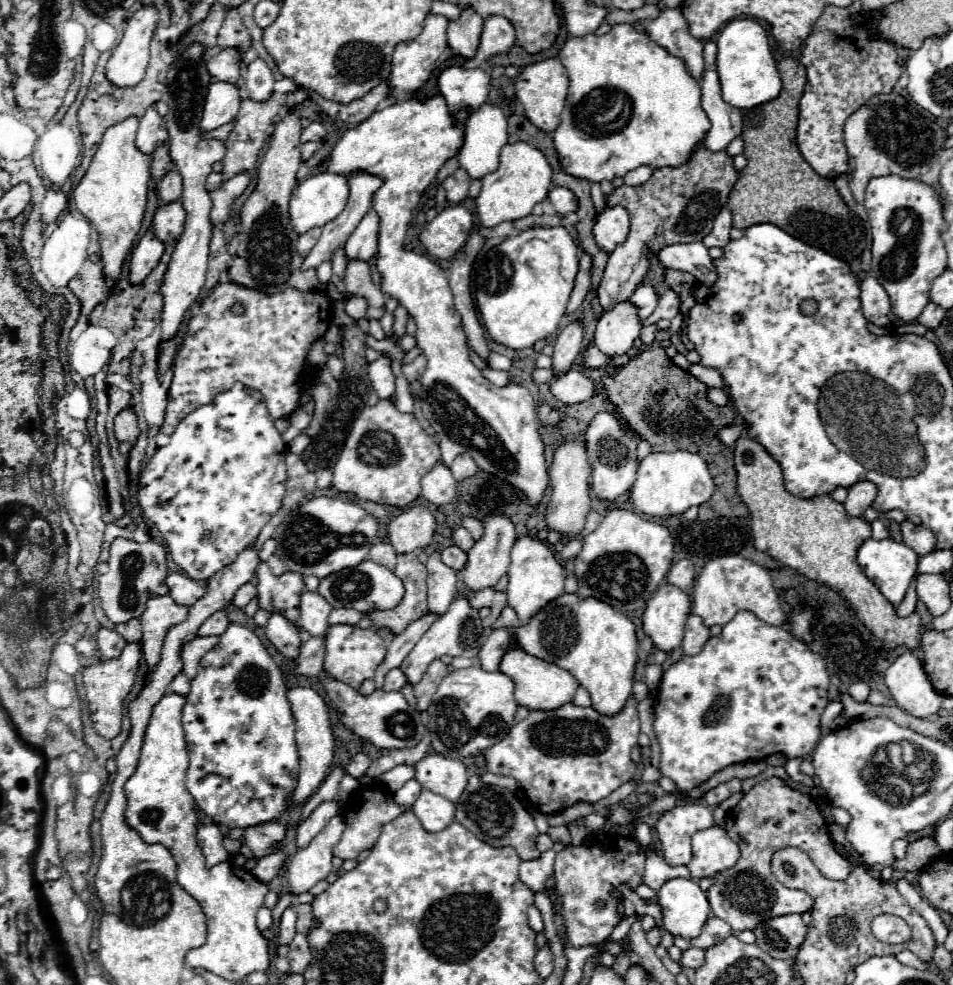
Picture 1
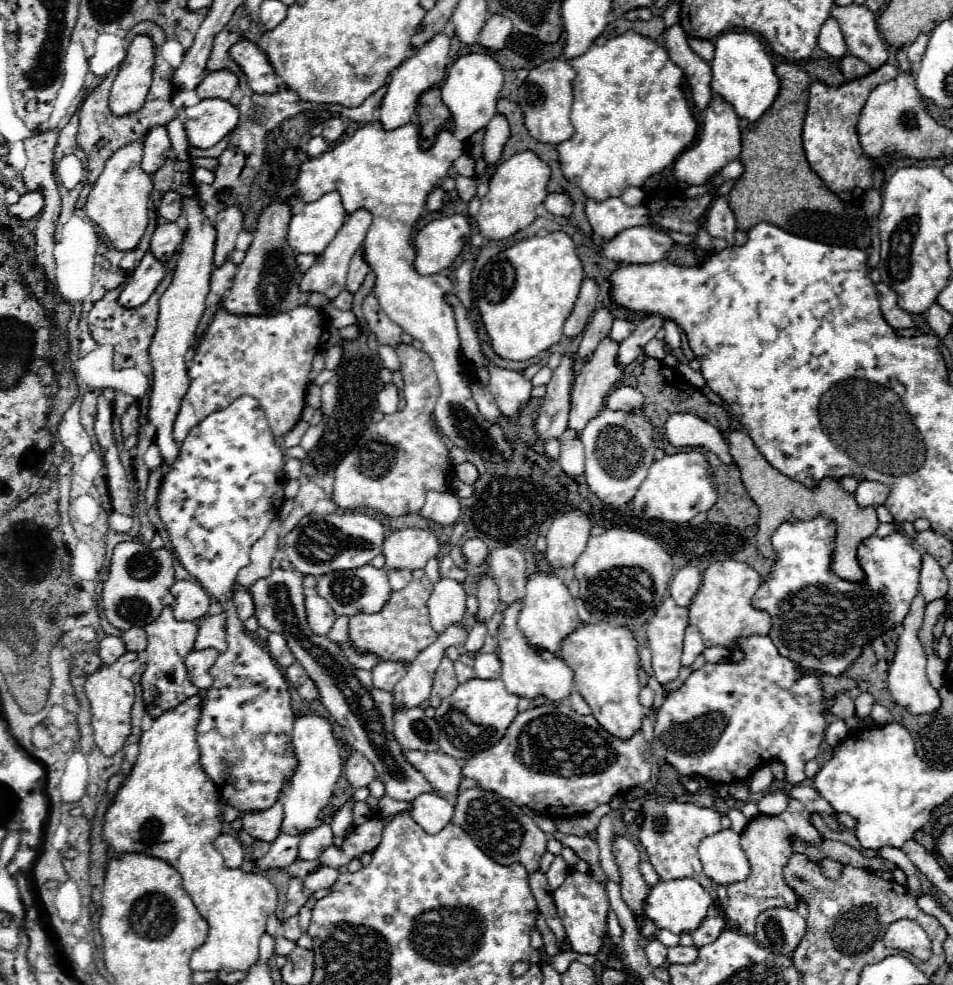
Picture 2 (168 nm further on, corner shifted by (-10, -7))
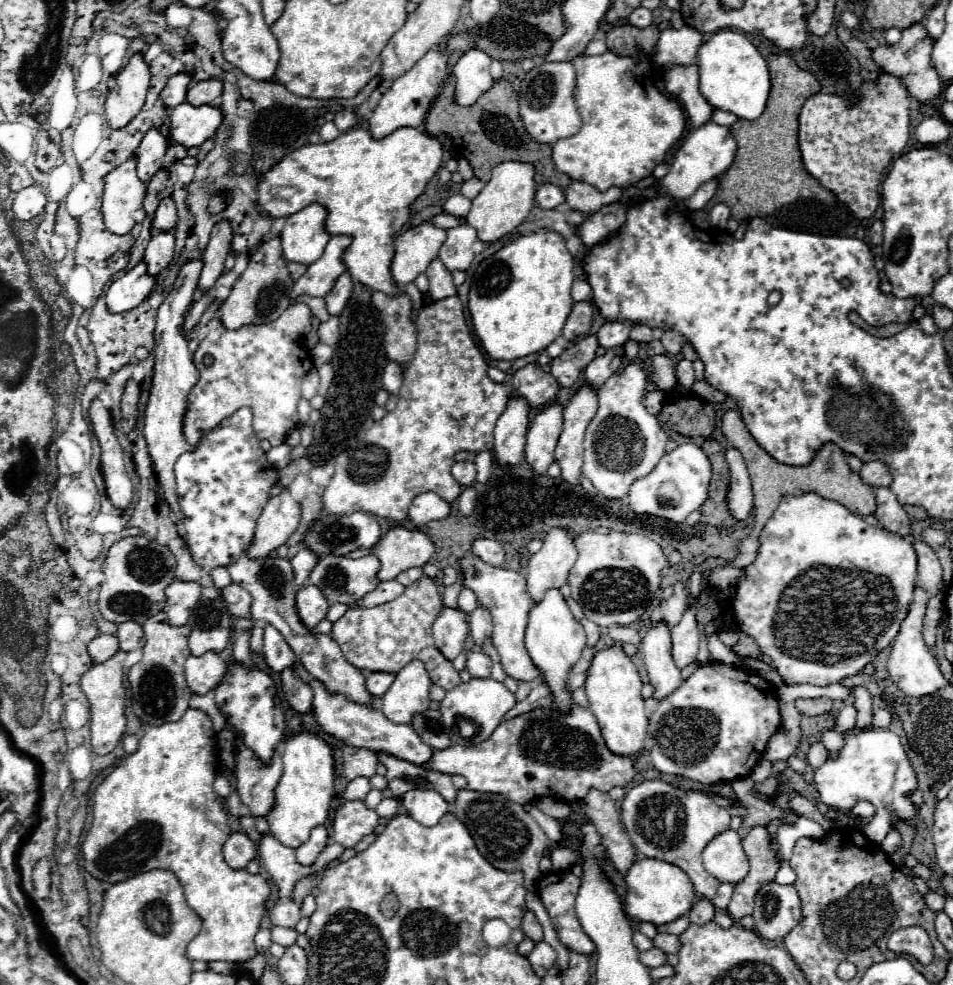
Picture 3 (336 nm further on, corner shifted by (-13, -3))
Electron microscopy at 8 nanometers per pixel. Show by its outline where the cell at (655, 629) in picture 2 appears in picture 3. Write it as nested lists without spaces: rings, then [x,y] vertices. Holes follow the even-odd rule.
[[[665,621],[651,625],[639,649],[651,685],[655,687],[653,697],[663,699],[673,693],[681,685],[681,673],[671,655],[671,627]]]

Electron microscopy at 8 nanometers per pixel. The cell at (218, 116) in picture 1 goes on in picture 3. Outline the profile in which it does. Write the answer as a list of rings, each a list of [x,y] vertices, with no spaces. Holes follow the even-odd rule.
[[[181,103],[177,107],[171,109],[171,117],[169,117],[169,139],[175,143],[181,143],[185,147],[197,147],[203,141],[215,137],[217,129],[223,123],[223,111],[217,105],[199,105],[199,107],[191,107],[191,103]]]

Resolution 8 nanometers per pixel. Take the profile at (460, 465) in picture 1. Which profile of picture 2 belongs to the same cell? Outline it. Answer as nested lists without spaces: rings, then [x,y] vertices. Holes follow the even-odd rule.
[[[460,463],[454,467],[454,473],[456,473],[456,479],[462,481],[462,483],[468,483],[468,485],[474,485],[476,479],[478,479],[478,471],[472,463]]]

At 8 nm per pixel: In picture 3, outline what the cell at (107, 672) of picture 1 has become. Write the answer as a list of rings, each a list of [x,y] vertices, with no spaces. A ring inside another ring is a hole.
[[[119,651],[109,661],[93,665],[81,677],[81,689],[83,689],[83,693],[87,695],[87,699],[91,703],[91,745],[93,745],[93,751],[97,755],[111,753],[117,747],[117,743],[121,741],[123,733],[125,733],[127,695],[125,695],[125,685],[123,685],[125,673],[123,673],[123,667],[121,667],[123,659],[125,659],[125,653]]]

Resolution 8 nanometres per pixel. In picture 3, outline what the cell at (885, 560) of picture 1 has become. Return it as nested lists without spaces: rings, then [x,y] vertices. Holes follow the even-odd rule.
[[[805,493],[799,497],[785,495],[775,509],[773,517],[767,521],[767,525],[761,531],[761,547],[759,547],[759,557],[753,565],[745,567],[745,579],[737,585],[737,593],[733,599],[733,615],[735,621],[739,623],[739,629],[749,633],[757,645],[761,647],[761,653],[769,655],[775,669],[783,677],[785,683],[789,685],[799,685],[799,683],[811,683],[811,685],[831,685],[839,683],[845,677],[857,675],[873,657],[883,651],[899,633],[899,627],[903,619],[907,617],[909,605],[913,601],[913,591],[915,591],[915,579],[917,579],[917,555],[913,549],[913,543],[907,541],[901,535],[895,535],[883,527],[871,527],[863,517],[853,515],[847,507],[843,507],[837,501],[823,499],[817,493]]]

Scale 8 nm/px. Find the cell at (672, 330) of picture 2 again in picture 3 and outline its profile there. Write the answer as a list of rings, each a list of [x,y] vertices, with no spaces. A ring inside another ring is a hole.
[[[669,329],[669,331],[665,331],[665,333],[663,333],[661,343],[665,345],[665,349],[667,349],[667,353],[669,353],[669,355],[677,355],[677,353],[681,351],[681,347],[683,347],[685,339],[683,339],[683,335],[679,335],[679,331]]]

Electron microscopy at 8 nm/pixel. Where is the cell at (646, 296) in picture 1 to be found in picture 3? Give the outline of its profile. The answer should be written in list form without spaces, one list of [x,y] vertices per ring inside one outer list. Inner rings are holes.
[[[607,321],[599,331],[597,331],[597,339],[599,339],[599,345],[609,349],[609,347],[615,347],[615,345],[621,345],[627,341],[629,337],[629,331],[631,331],[631,325],[627,323],[611,323]]]

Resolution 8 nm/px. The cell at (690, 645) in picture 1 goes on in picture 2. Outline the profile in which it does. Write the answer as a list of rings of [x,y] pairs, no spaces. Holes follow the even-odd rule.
[[[688,625],[686,627],[686,635],[684,635],[684,653],[682,653],[682,665],[692,665],[694,659],[704,651],[704,643],[702,643],[702,635],[698,631],[698,627]]]

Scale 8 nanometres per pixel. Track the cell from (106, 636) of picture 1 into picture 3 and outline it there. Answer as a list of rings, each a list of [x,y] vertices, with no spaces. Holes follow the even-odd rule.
[[[99,635],[89,643],[89,653],[93,657],[93,663],[103,663],[117,651],[119,651],[119,641],[115,639],[115,635]]]

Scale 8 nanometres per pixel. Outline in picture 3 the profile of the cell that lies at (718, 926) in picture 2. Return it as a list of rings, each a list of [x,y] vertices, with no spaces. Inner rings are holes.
[[[699,899],[689,911],[689,921],[695,925],[709,923],[709,921],[713,921],[713,917],[715,917],[715,907],[707,899]]]

